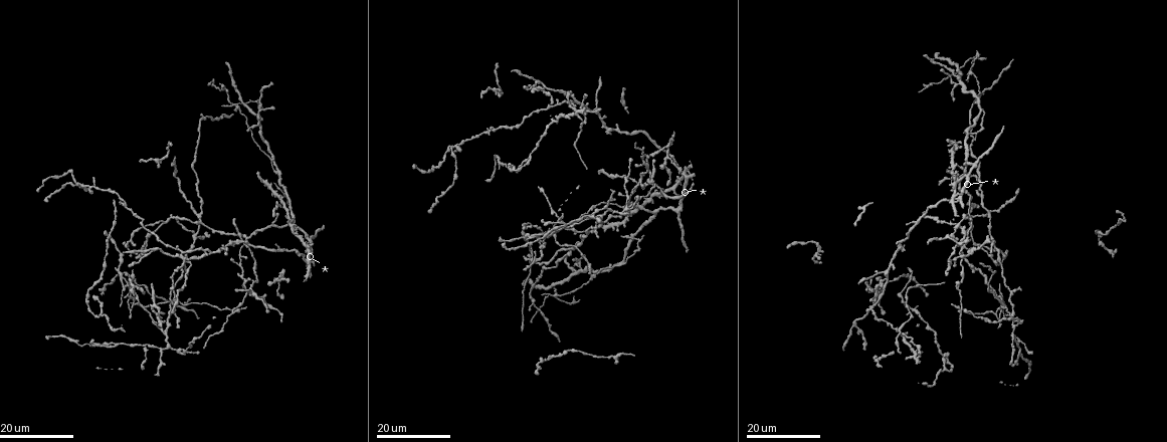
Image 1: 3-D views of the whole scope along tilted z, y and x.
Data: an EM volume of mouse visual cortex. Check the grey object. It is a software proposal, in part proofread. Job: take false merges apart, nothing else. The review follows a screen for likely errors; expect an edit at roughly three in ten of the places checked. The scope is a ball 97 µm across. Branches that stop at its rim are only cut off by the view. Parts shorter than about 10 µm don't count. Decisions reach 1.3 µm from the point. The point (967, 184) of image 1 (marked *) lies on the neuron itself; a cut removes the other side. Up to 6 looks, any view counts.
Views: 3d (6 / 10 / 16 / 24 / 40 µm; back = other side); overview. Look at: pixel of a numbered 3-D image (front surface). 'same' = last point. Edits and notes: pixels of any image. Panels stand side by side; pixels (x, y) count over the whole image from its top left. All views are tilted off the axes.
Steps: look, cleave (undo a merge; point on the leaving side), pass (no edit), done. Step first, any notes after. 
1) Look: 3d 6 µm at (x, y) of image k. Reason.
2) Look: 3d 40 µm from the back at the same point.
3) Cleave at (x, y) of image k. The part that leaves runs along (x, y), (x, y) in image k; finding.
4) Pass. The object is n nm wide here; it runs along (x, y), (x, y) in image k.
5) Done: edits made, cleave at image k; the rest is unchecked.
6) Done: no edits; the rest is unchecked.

Look: 3d 24 µm at (279, 249) of image 1. Side arm on a straight run.

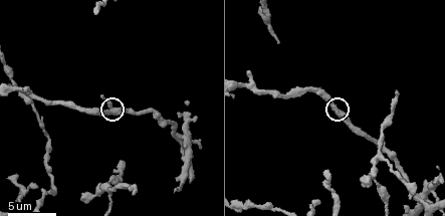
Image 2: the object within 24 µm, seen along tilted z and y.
Look: 3d 10 µm at (109, 110) of image 2. Closer look.

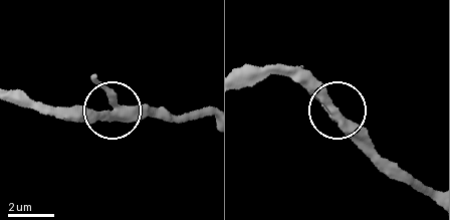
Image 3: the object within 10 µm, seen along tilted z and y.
Pass. It runs along (206, 114), (116, 111), (91, 78) in image 3; all the same neuron.

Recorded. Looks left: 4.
Look: 3d 16 µm at (163, 335) of image 1. Side arm on a straight run.

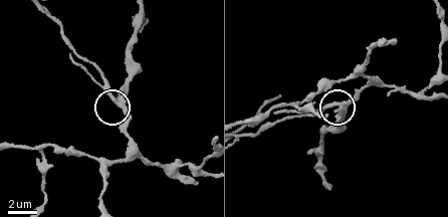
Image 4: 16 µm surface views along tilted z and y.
Look: 3d 10 µm at (339, 105) of image 4.

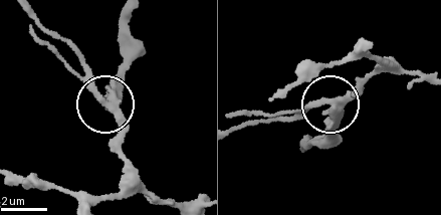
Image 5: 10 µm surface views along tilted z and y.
Cleave at (83, 77) of image 5. The object is 320 nm wide here; the part that leaves runs along (103, 98), (89, 72), (32, 10) in image 5; a second neuron is stuck on.

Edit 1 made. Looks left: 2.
Done: edits made, cleave at image 5; the rest is unchecked.

